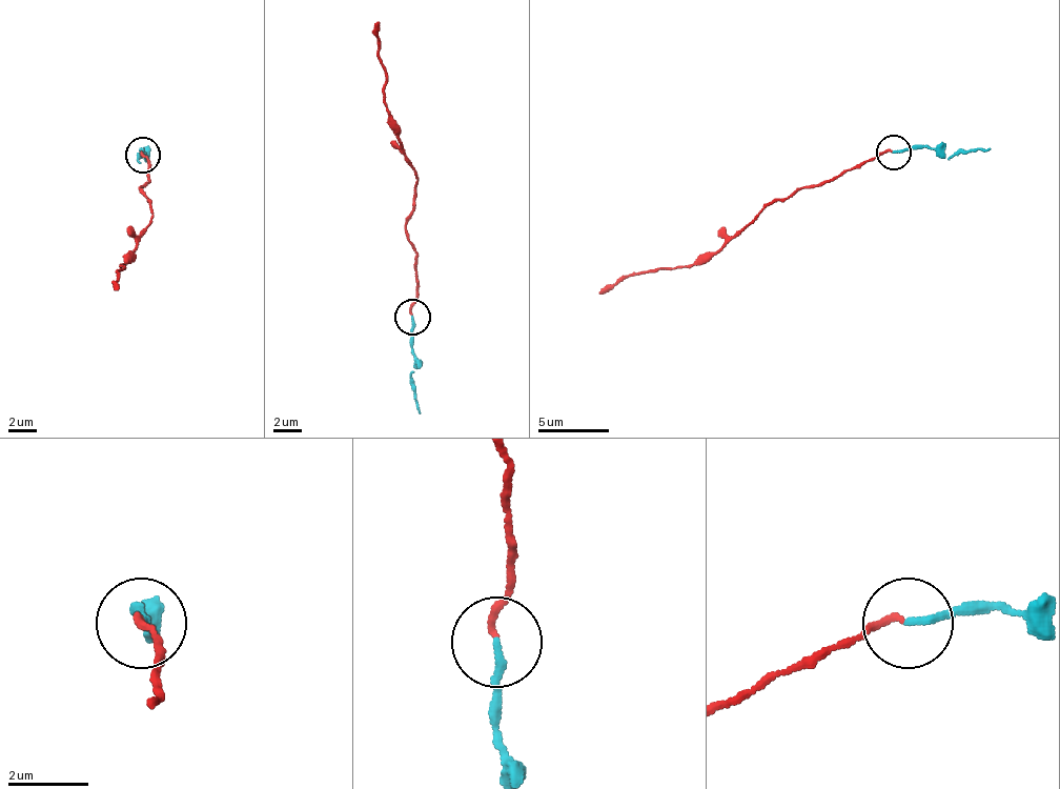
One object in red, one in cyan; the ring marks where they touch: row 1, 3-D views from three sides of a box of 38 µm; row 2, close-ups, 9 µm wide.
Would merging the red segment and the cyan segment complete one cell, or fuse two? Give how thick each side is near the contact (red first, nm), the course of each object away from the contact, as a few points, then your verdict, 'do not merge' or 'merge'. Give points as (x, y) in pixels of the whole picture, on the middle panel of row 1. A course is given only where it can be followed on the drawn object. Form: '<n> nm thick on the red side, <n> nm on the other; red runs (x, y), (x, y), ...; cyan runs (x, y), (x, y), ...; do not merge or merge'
160 nm thick on the red side, 180 nm on the other; red runs (411, 314), (416, 253), (406, 221), (413, 209), (415, 170), (386, 113), (380, 44), (373, 22); cyan runs (411, 318), (411, 353), (419, 367), (411, 385), (422, 413); merge

